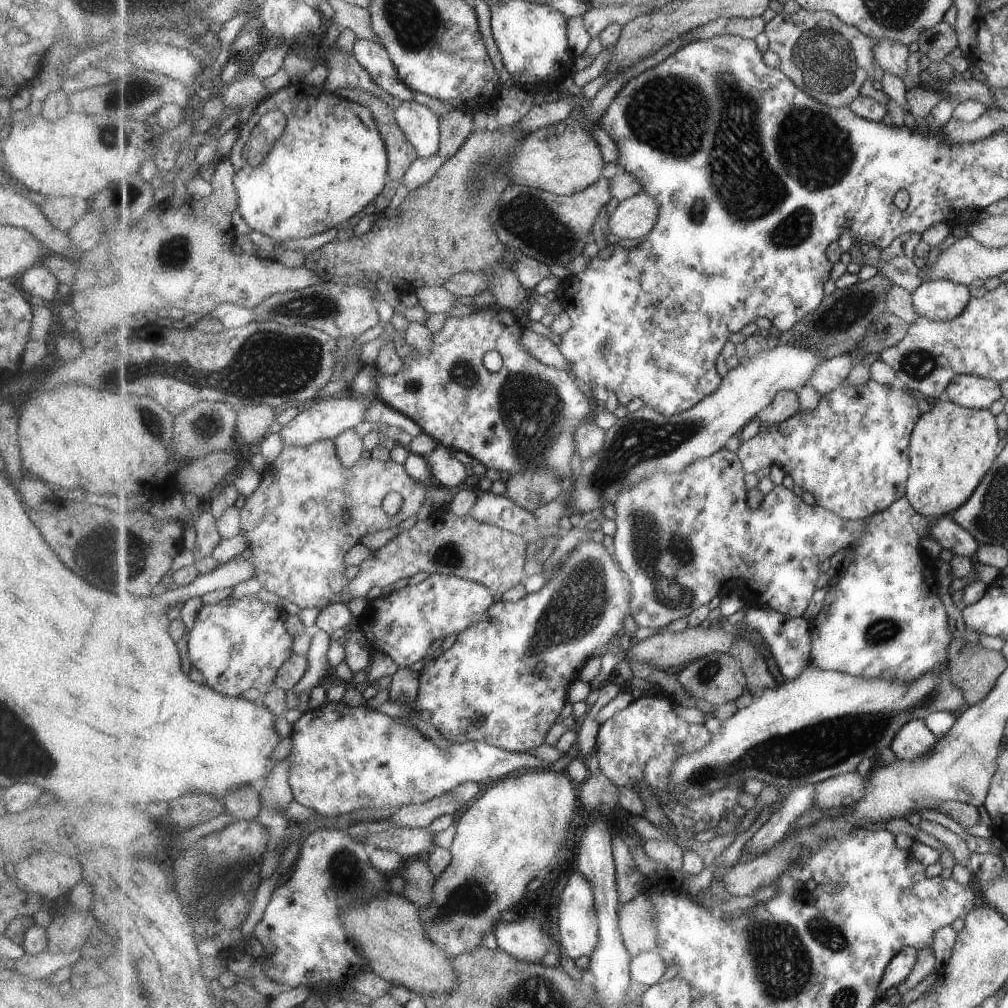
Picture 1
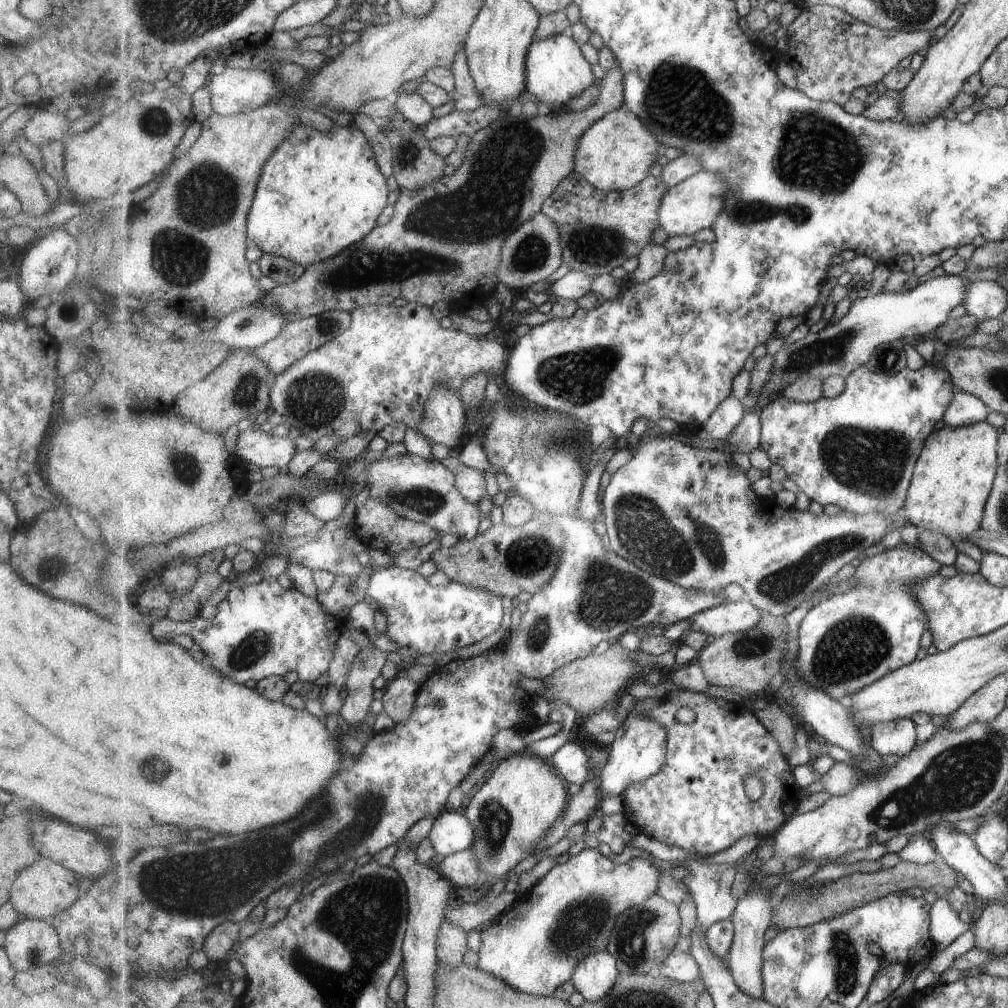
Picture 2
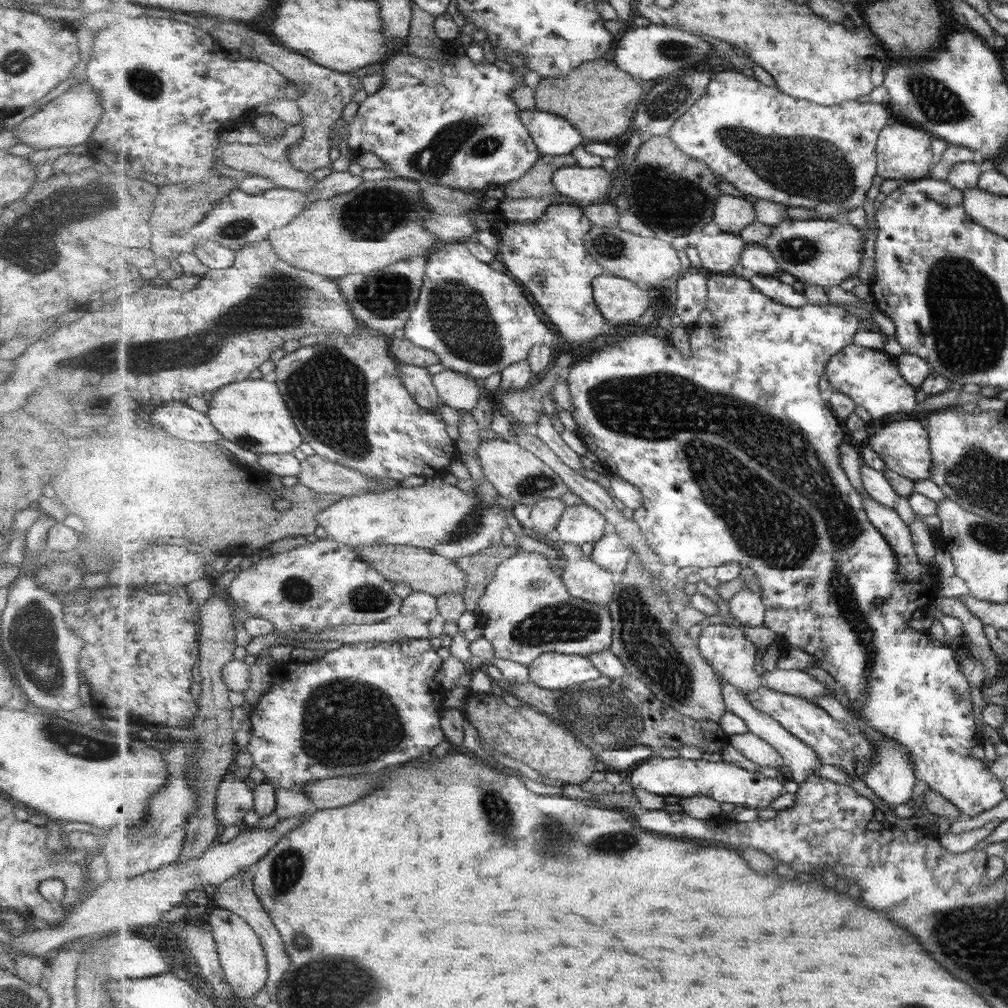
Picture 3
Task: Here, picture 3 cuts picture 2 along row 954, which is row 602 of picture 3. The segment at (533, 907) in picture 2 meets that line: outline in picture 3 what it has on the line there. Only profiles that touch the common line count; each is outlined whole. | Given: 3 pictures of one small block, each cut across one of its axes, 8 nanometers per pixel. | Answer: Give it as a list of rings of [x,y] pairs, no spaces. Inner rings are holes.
[[[520,547],[515,556],[508,558],[495,571],[494,579],[487,585],[480,599],[481,636],[493,643],[496,656],[503,660],[531,666],[542,654],[557,652],[566,655],[590,657],[611,648],[614,624],[610,609],[575,598],[561,575],[549,568],[549,560],[543,554],[523,551]]]

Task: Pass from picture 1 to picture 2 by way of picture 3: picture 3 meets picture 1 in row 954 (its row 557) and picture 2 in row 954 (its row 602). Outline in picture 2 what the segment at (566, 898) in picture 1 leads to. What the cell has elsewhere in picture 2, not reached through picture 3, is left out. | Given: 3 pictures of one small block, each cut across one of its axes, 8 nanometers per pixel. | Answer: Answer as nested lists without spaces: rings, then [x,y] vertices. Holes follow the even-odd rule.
[[[597,950],[579,962],[572,981],[574,989],[584,1000],[597,1002],[611,993],[620,974],[615,956],[609,950]]]

